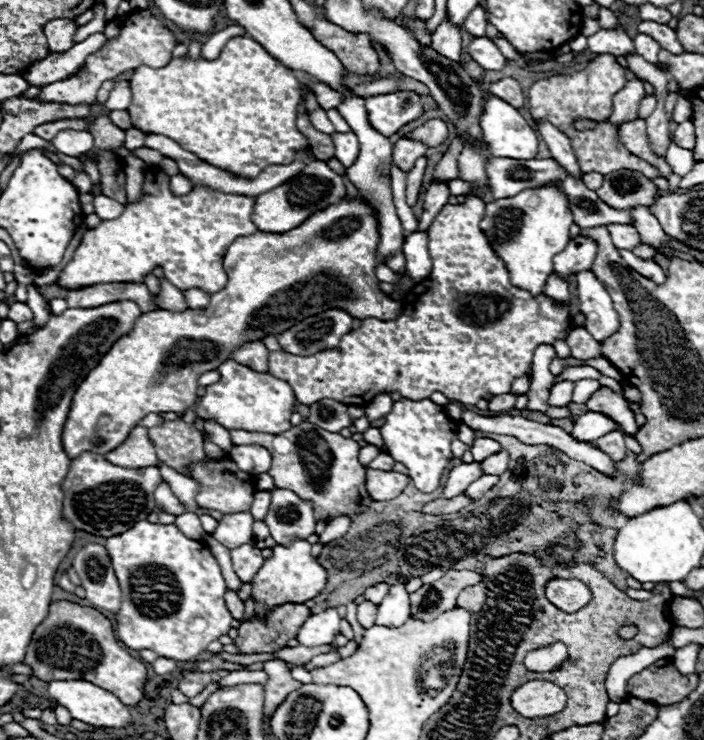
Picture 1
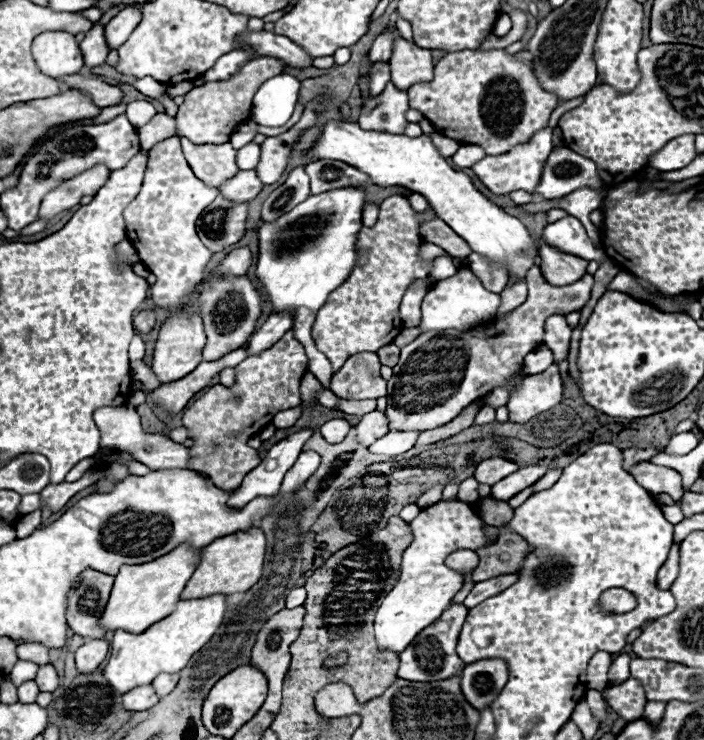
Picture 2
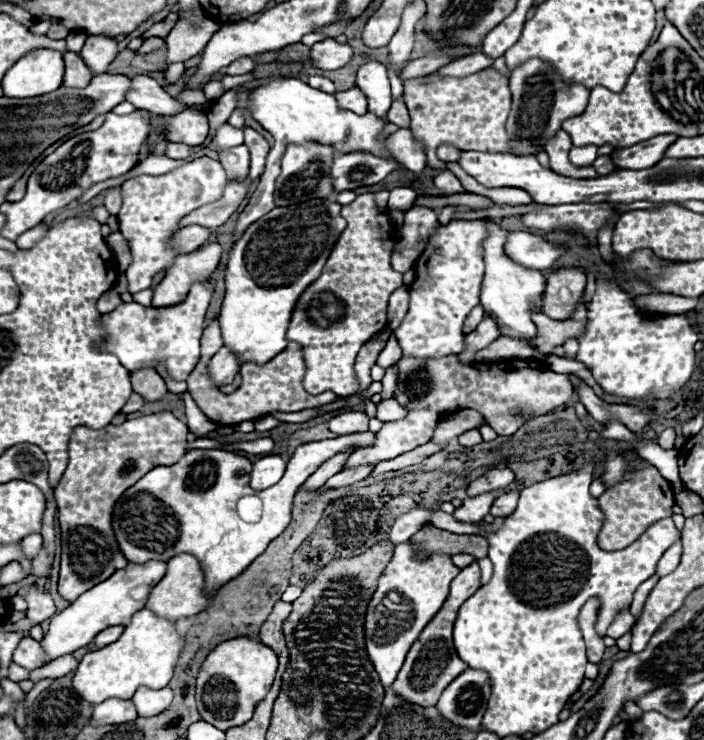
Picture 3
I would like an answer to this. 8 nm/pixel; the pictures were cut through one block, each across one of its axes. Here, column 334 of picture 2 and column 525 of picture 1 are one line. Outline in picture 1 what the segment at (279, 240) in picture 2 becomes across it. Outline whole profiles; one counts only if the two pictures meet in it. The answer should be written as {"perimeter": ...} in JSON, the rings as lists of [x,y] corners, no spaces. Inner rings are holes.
{"perimeter":[[[546,184],[540,188],[522,190],[506,200],[488,202],[480,228],[488,234],[486,238],[490,240],[494,252],[498,252],[498,256],[504,260],[512,284],[516,288],[526,288],[530,294],[538,294],[552,274],[552,258],[570,242],[572,224],[574,218],[568,208],[566,194],[560,190],[560,186]]]}

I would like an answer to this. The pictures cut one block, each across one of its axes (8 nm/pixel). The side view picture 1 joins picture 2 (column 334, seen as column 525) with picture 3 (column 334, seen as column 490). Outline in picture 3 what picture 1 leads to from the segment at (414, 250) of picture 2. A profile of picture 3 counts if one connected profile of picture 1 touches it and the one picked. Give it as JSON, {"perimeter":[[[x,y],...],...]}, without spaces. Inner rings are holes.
{"perimeter":[[[362,194],[352,204],[342,206],[342,216],[346,218],[348,226],[338,238],[320,278],[308,286],[308,290],[302,294],[302,298],[296,302],[296,308],[292,312],[292,320],[288,326],[288,340],[300,342],[304,348],[304,360],[306,360],[306,376],[304,376],[304,388],[308,394],[322,394],[322,392],[334,392],[336,396],[348,396],[358,390],[358,382],[354,378],[354,358],[362,344],[366,344],[374,334],[382,332],[388,324],[386,320],[386,308],[390,294],[402,286],[402,274],[392,270],[390,256],[394,250],[394,244],[398,242],[398,228],[392,224],[386,210],[378,208],[374,194]]]}

